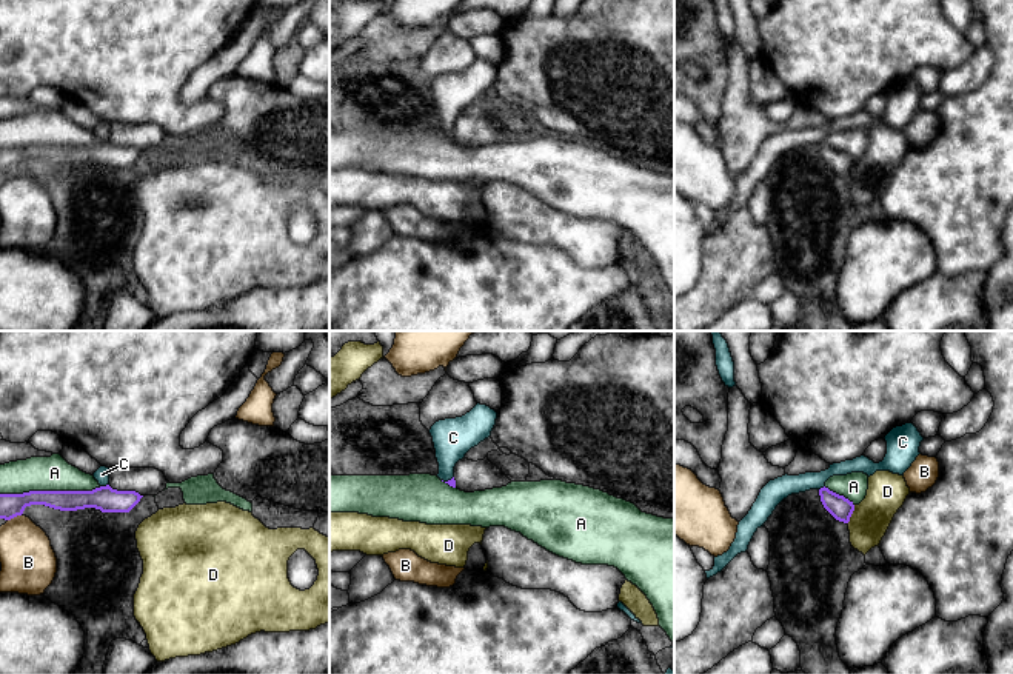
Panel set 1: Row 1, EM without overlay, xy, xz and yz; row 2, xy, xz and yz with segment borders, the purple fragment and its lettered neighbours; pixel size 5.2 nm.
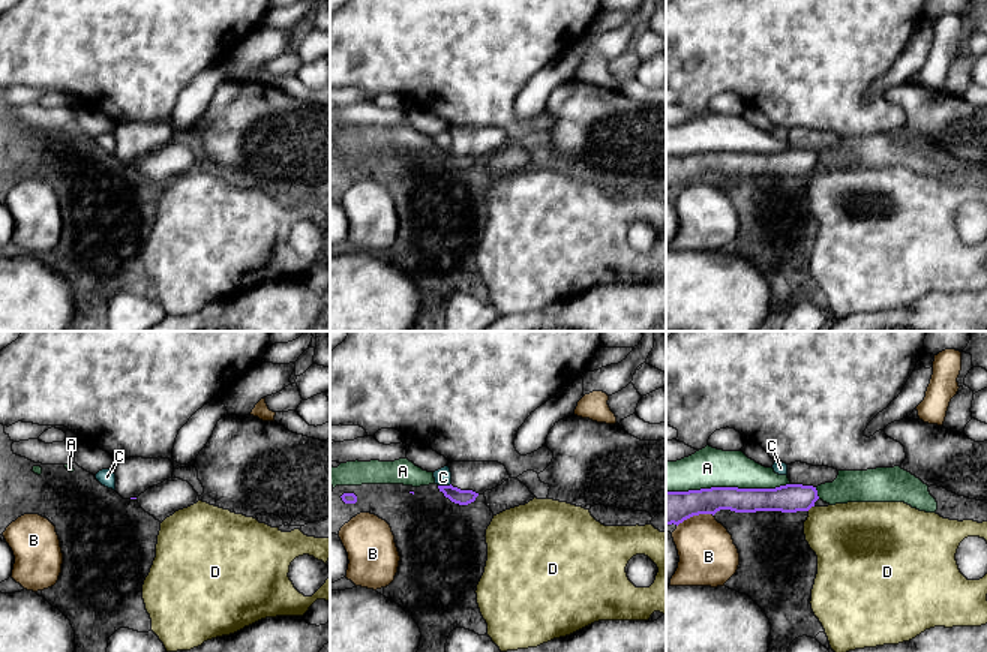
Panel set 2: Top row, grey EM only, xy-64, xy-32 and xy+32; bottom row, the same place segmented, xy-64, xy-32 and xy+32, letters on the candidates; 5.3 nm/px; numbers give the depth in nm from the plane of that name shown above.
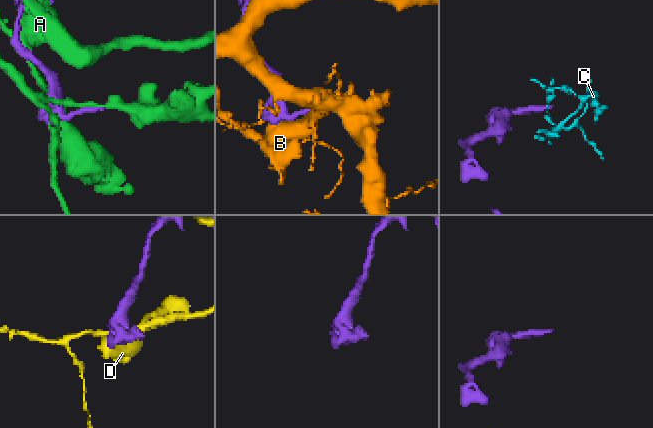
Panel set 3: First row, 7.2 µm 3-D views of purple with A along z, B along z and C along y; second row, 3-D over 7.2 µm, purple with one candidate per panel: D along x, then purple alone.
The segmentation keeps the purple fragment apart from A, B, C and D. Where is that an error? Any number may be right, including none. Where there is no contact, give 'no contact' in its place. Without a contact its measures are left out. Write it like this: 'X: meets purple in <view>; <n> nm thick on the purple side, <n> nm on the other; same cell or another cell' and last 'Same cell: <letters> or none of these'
A: meets purple in xy; 130 nm thick on the purple side, 180 nm on the other; another cell
B: meets purple in xy; 130 nm thick on the purple side, 280 nm on the other; another cell
C: meets purple in xy; 130 nm thick on the purple side, 80 nm on the other; another cell
D: meets purple in yz; 120 nm thick on the purple side, 200 nm on the other; another cell
Same cell: none of these

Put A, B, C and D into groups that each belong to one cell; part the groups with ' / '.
A / B / C / D

